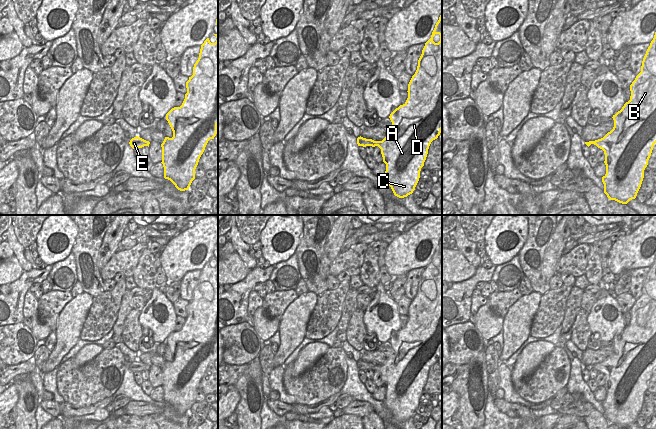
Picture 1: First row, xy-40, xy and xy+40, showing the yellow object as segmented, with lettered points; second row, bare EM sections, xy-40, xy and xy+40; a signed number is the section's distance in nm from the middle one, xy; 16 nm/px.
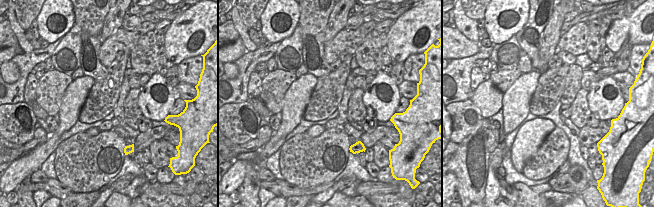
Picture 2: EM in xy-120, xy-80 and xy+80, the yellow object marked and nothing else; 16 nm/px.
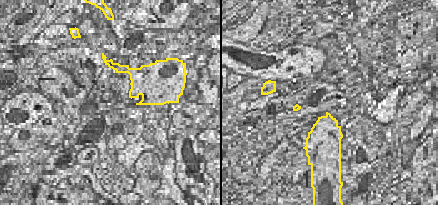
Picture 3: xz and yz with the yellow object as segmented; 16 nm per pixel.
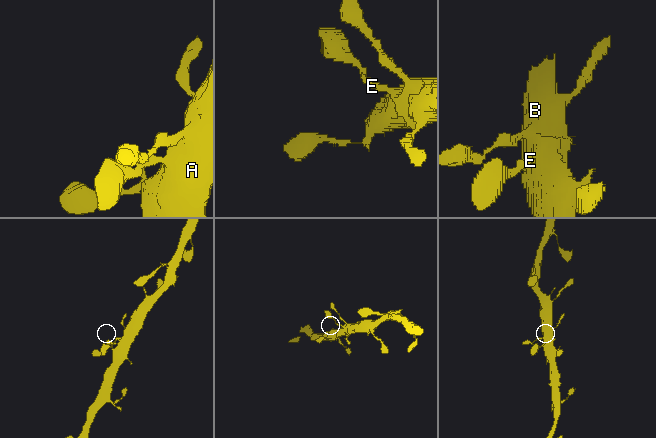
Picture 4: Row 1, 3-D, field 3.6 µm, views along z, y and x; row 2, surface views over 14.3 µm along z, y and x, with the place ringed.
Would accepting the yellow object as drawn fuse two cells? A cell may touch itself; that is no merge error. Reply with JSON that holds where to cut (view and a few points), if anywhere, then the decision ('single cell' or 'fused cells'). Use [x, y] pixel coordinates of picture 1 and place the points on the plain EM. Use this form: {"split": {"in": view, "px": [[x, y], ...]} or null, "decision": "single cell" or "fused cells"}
{"split": null, "decision": "single cell"}

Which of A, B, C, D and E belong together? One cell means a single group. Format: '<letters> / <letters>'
A B C D E

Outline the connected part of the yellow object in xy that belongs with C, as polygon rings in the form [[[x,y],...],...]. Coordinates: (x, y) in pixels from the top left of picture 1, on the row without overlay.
[[[442,238],[432,256],[431,262],[425,267],[418,284],[415,298],[408,308],[408,322],[403,329],[396,332],[389,340],[394,354],[386,359],[382,365],[374,365],[363,361],[357,362],[358,370],[378,370],[381,373],[383,386],[386,388],[383,403],[391,411],[395,420],[399,422],[412,418],[420,402],[421,392],[424,390],[431,366],[438,362],[442,354]]]

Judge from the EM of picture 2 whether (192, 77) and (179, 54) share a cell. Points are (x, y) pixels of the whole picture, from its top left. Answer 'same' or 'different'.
different

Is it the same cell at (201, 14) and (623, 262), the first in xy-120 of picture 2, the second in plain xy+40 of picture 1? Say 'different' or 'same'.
same

